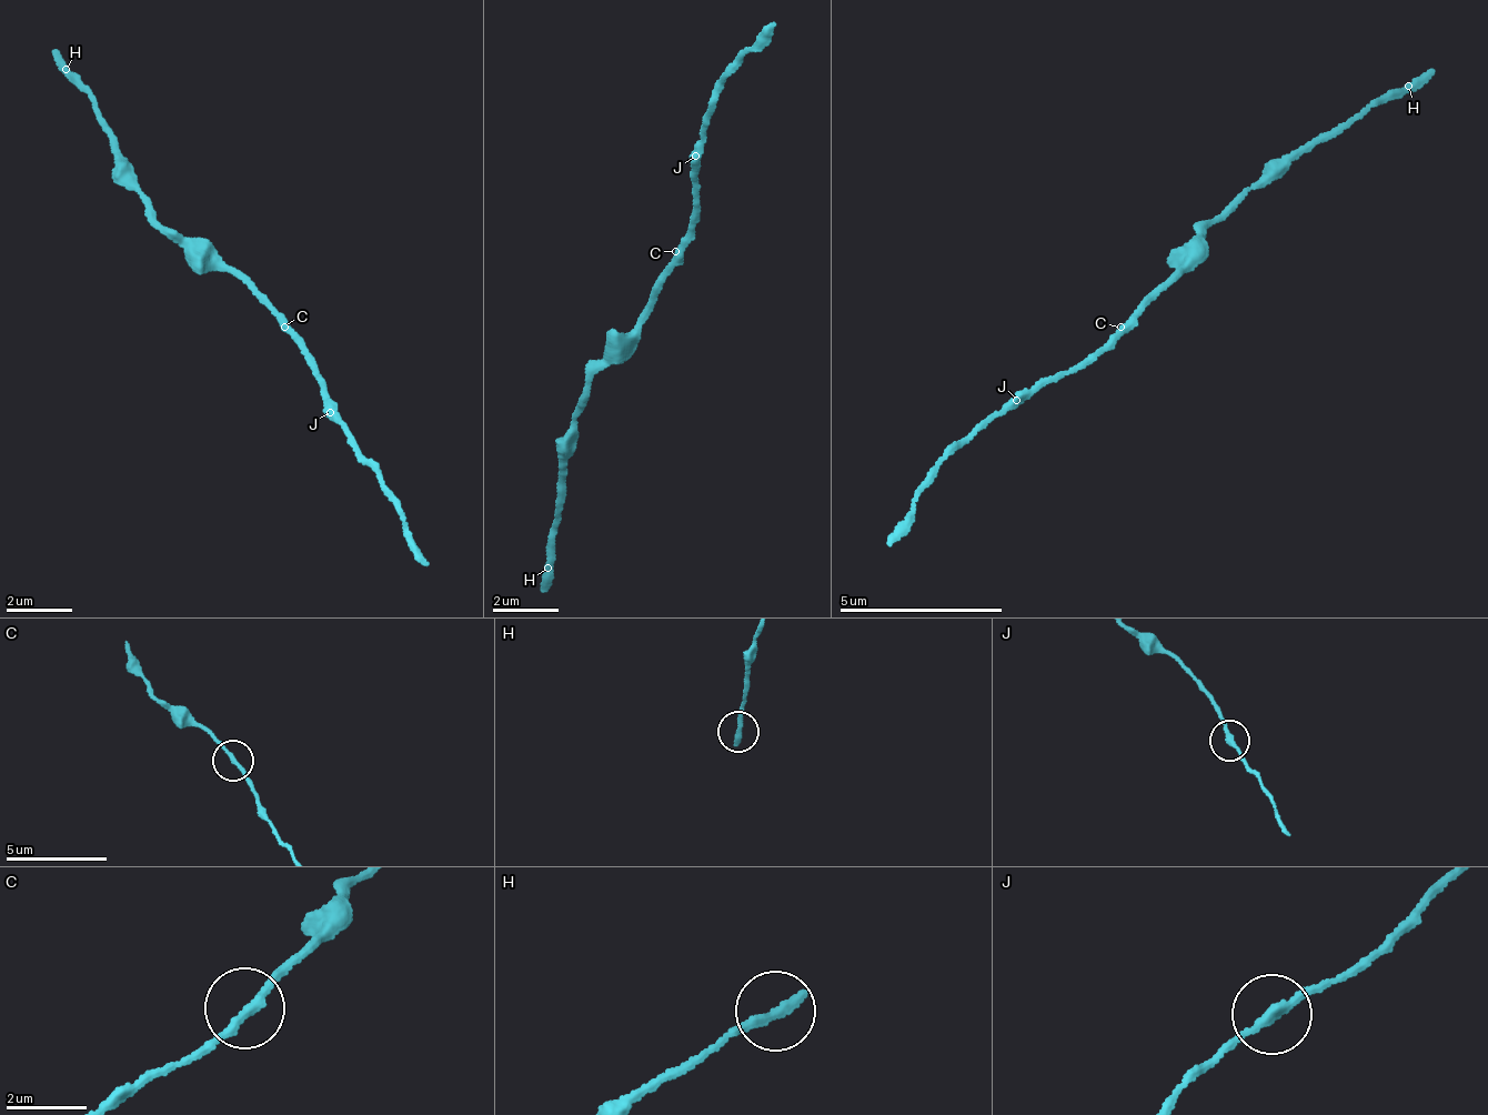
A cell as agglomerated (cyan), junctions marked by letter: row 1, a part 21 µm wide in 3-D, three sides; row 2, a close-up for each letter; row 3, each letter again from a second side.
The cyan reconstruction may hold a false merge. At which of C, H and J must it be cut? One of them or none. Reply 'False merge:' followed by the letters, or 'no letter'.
False merge: no letter

